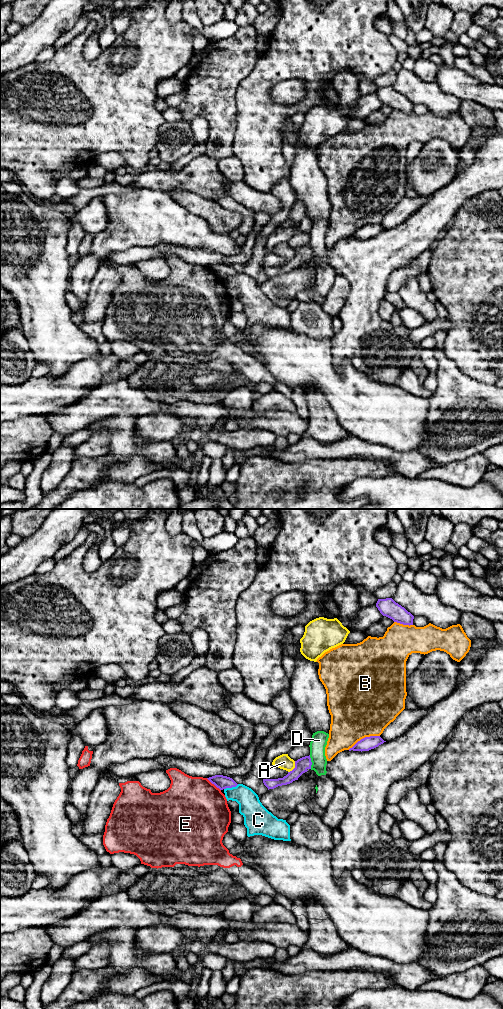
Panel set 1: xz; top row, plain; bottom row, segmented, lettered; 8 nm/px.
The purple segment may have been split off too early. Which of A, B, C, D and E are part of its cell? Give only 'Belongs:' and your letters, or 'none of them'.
Belongs: none of them

